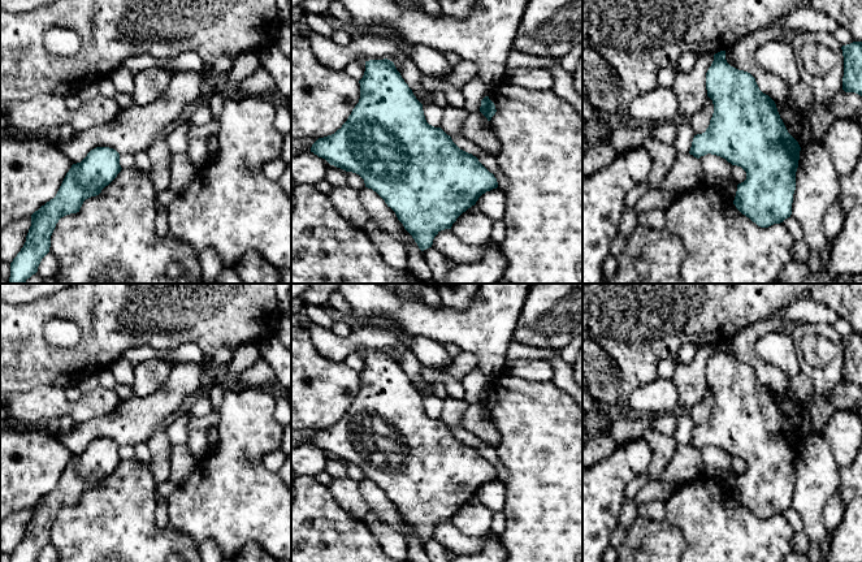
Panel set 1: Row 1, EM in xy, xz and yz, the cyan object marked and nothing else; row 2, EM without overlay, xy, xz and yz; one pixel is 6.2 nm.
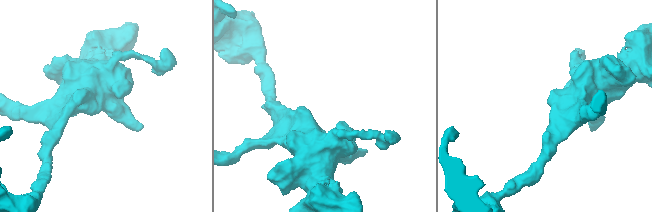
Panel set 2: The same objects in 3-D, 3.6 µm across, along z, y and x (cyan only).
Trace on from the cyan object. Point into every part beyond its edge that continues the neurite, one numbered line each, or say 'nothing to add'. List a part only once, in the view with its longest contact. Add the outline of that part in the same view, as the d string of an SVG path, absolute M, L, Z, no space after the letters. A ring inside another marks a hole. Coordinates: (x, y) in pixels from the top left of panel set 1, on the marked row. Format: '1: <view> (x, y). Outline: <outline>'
nothing to add

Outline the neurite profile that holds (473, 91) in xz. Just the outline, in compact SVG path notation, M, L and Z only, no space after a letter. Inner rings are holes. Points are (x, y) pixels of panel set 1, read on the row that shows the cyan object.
M475 77L462 87L464 95L464 109L467 113L480 112L481 100L488 96L488 88L485 83Z

